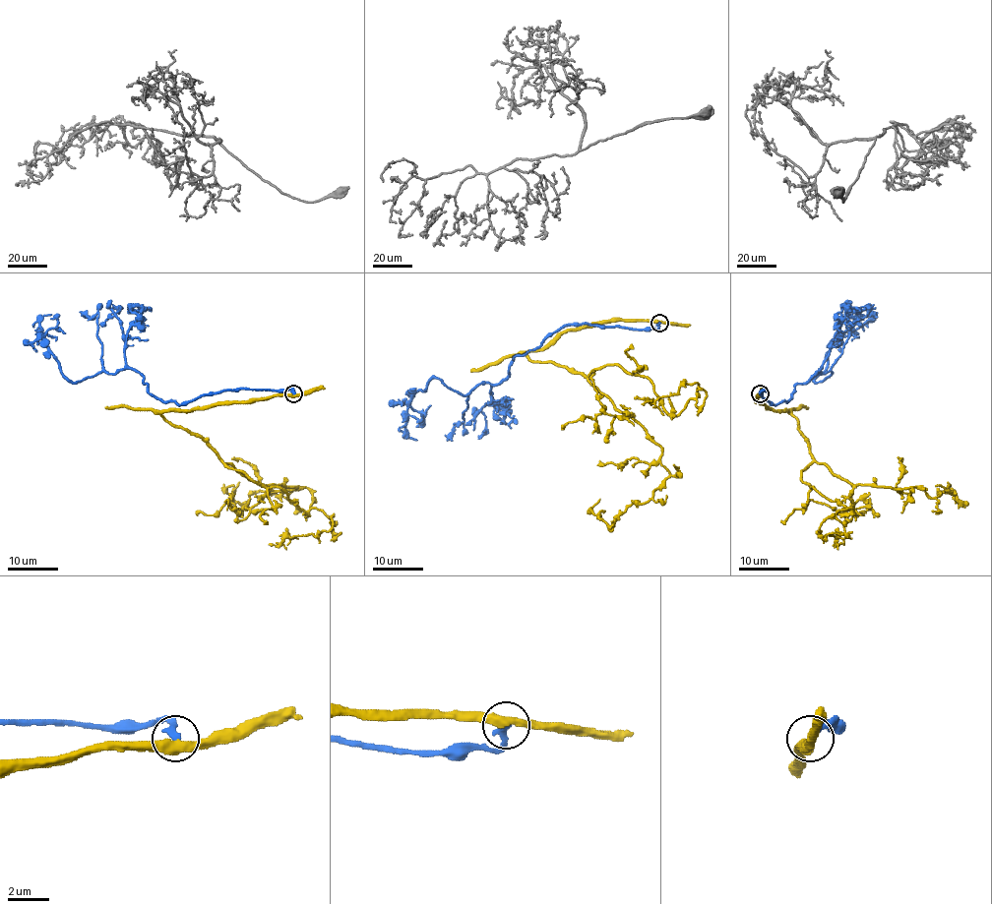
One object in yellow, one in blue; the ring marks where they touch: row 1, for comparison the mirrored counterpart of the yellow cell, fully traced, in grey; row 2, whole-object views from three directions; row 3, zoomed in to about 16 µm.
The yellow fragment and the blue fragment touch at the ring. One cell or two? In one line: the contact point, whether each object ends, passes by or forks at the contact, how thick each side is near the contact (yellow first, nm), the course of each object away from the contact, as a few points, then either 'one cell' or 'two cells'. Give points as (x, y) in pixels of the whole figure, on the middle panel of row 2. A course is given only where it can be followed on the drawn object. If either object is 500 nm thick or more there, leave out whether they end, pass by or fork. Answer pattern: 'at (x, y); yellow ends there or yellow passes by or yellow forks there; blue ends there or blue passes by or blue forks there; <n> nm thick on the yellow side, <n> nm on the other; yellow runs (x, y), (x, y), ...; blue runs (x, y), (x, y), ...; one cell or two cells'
at (659, 323); yellow passes by; blue ends there; 440 nm thick on the yellow side, 320 nm on the other; yellow runs (659, 322), (595, 322), (527, 353), (583, 375), (661, 449), (669, 477), (650, 499), (610, 526), (600, 499); blue runs (659, 323), (568, 325), (518, 354), (495, 385), (468, 393), (432, 378), (407, 407), (405, 433), (417, 440); two cells

